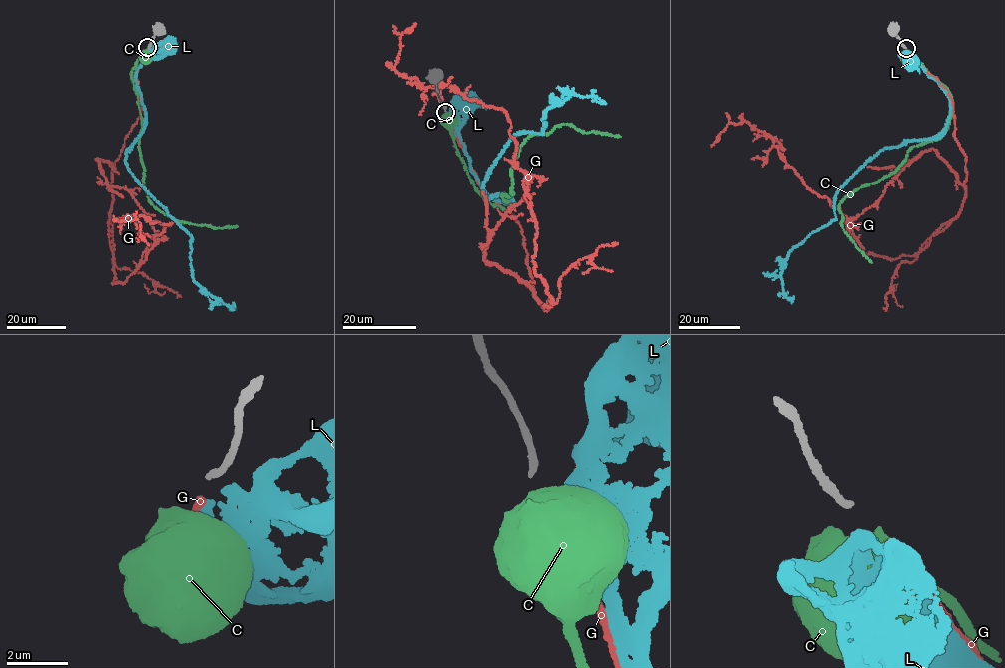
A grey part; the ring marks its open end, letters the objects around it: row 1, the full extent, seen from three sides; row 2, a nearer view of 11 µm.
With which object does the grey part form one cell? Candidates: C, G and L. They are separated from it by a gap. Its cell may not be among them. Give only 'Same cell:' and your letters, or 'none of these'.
Same cell: none of these

